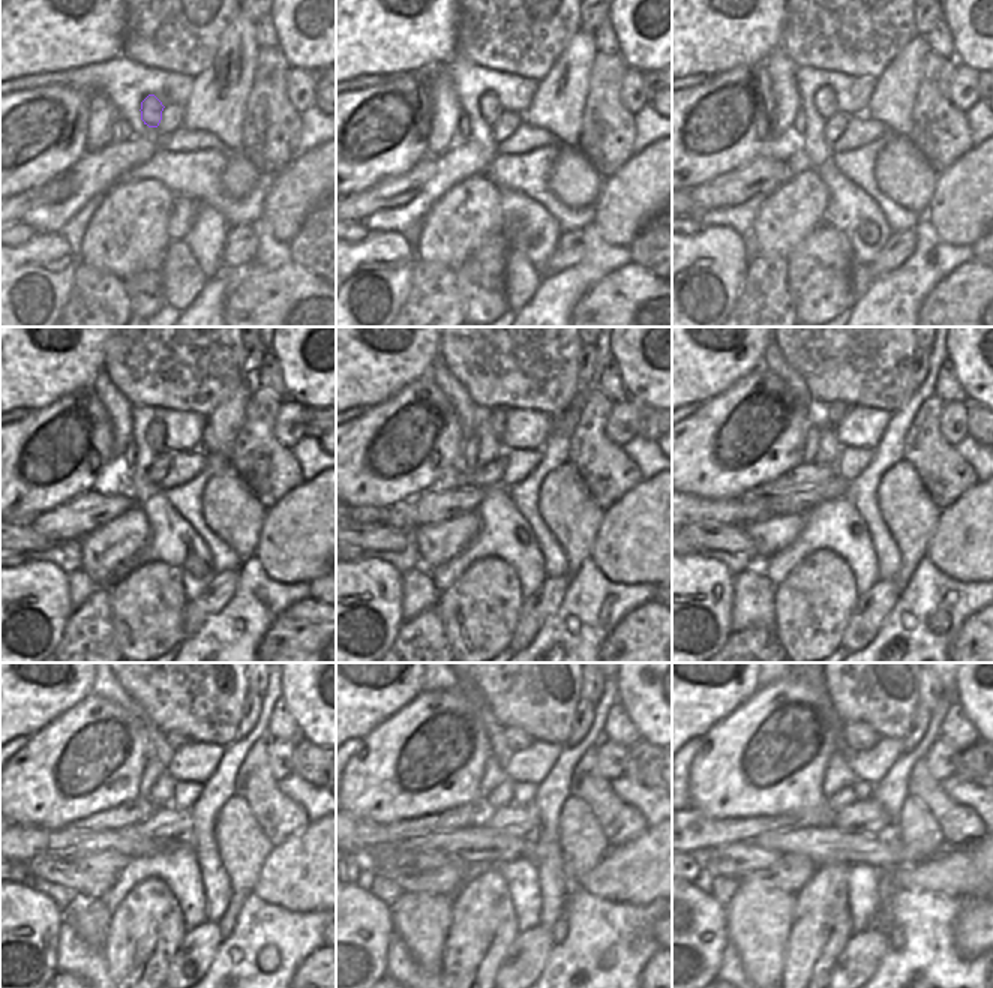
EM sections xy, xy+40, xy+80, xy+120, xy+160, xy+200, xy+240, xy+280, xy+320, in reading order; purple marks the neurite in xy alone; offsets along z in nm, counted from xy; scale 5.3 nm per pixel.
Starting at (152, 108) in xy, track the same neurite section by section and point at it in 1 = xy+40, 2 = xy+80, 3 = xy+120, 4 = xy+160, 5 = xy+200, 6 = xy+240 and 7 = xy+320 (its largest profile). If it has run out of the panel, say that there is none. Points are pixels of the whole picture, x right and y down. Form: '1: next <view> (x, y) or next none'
1: next xy+40 (489, 107)
2: next xy+80 (825, 99)
3: next xy+120 (155, 432)
4: next xy+160 (500, 413)
5: next xy+200 (836, 411)
6: next xy+240 (164, 745)
7: next xy+320 (857, 736)

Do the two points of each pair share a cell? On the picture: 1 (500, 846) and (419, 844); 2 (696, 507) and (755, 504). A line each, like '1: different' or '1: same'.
1: same
2: same

